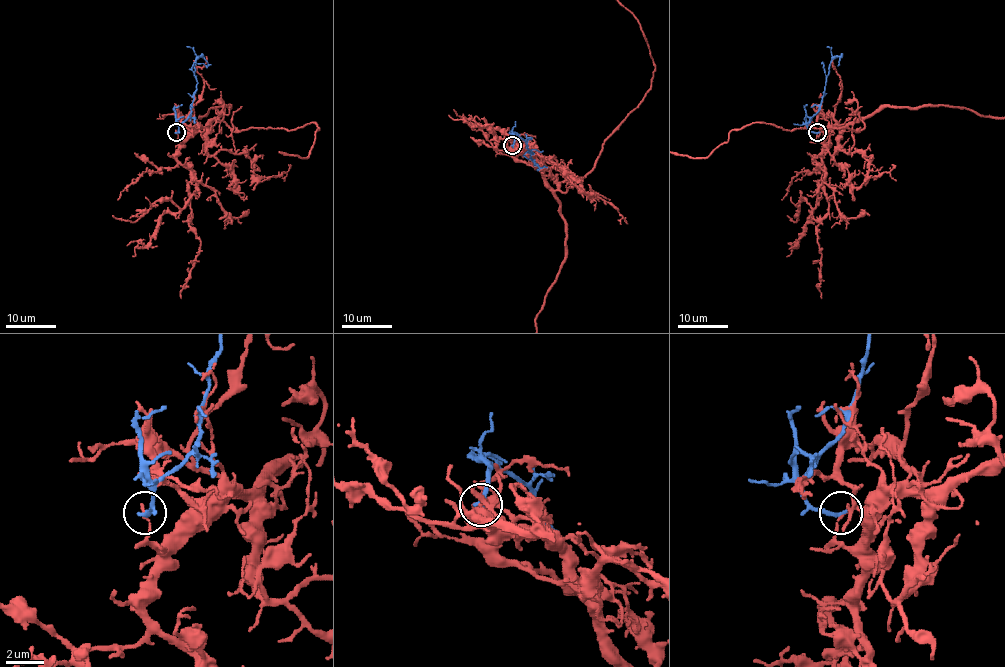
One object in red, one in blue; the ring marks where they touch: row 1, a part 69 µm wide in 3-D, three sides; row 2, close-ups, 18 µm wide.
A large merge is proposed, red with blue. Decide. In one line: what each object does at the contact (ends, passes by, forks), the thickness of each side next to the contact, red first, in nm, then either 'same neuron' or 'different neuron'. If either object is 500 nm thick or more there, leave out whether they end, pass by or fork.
red ends; blue ends; calibres 160 and 240 nm; different neuron

